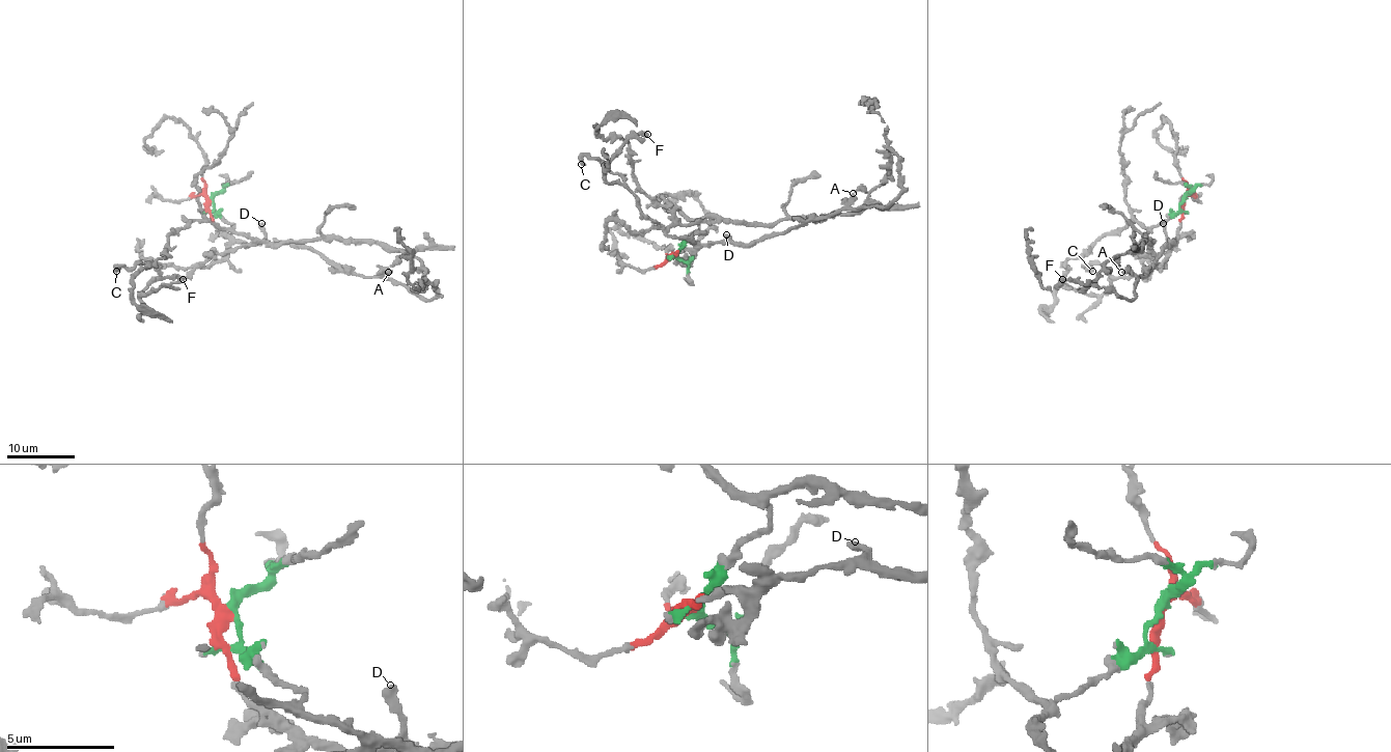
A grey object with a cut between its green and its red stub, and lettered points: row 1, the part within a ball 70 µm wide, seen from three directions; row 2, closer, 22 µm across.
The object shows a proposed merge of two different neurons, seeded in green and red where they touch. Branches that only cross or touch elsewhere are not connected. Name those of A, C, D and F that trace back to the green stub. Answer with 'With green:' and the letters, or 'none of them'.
With green: none of them

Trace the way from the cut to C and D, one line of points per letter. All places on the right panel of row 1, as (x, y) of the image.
C: (1185, 198), (1183, 217), (1164, 265), (1157, 265), (1147, 277), (1113, 277), (1101, 265), (1084, 267), (1092, 272)
D: (1185, 198), (1179, 234), (1170, 243), (1166, 238), (1162, 222)

